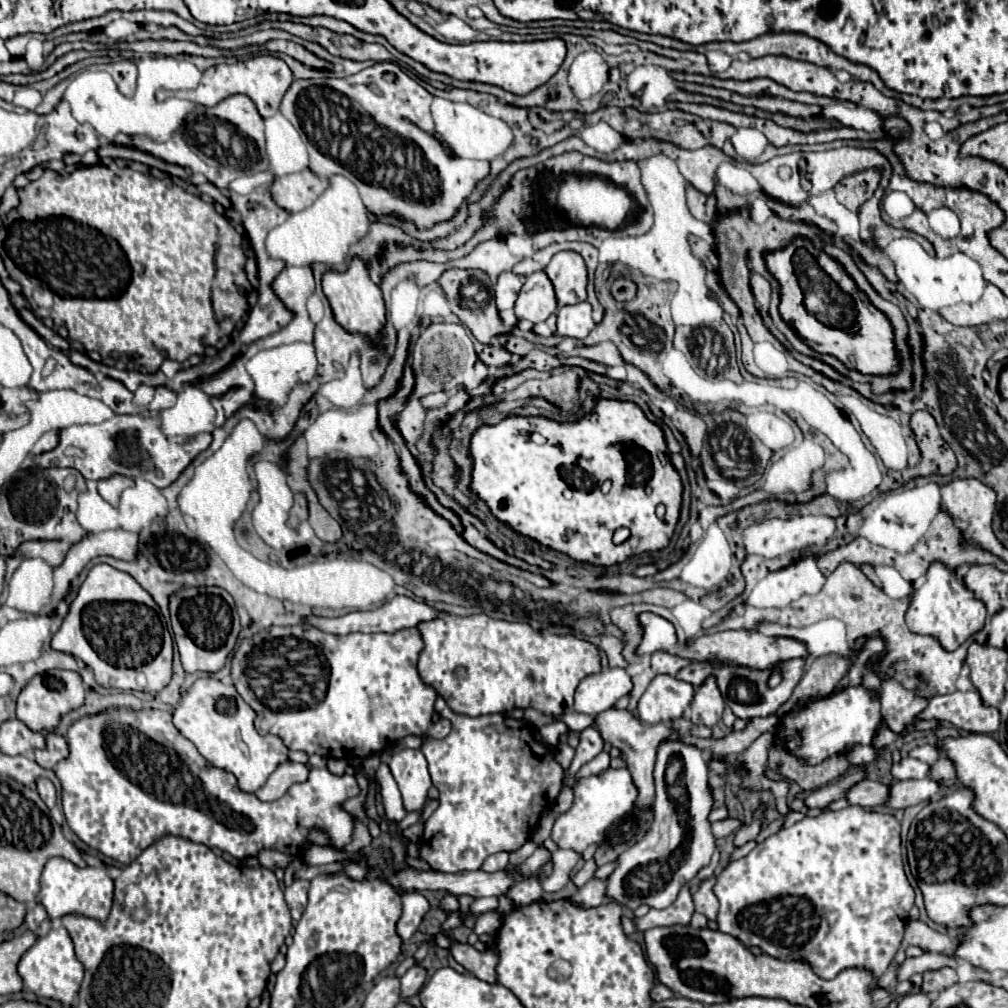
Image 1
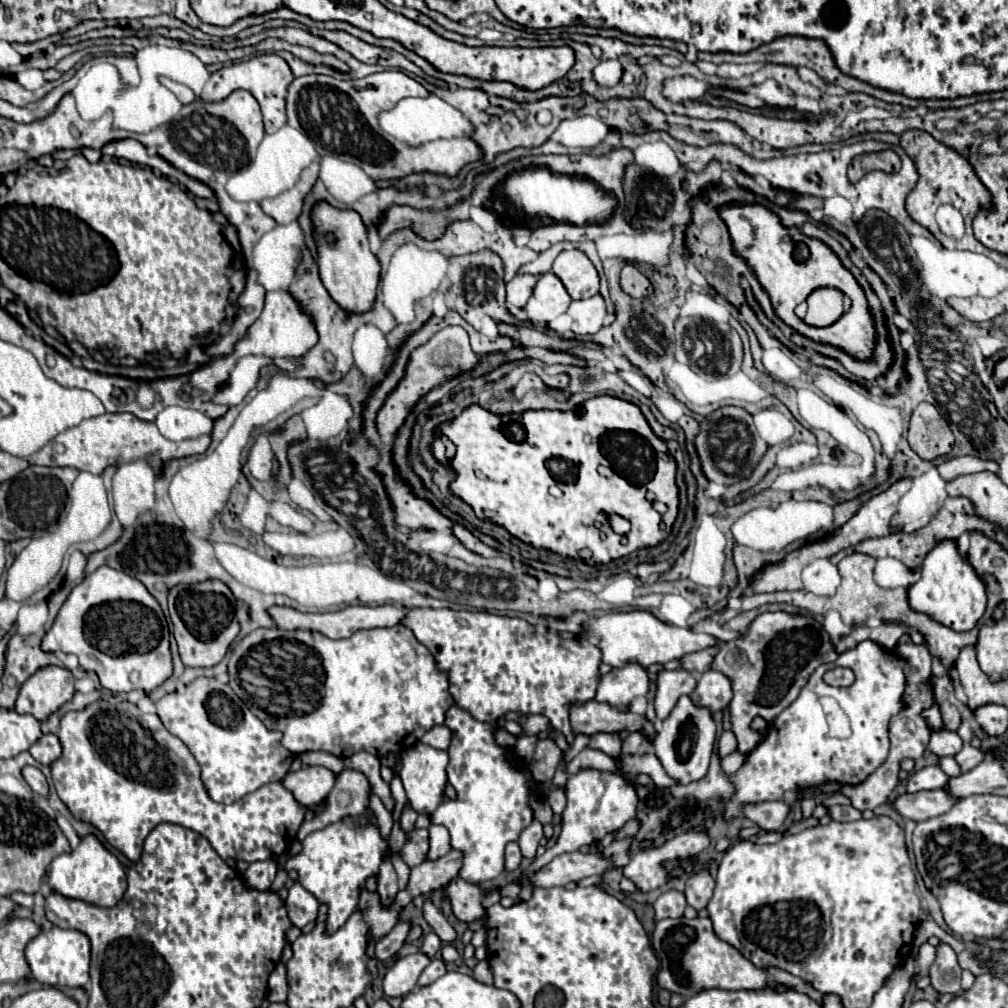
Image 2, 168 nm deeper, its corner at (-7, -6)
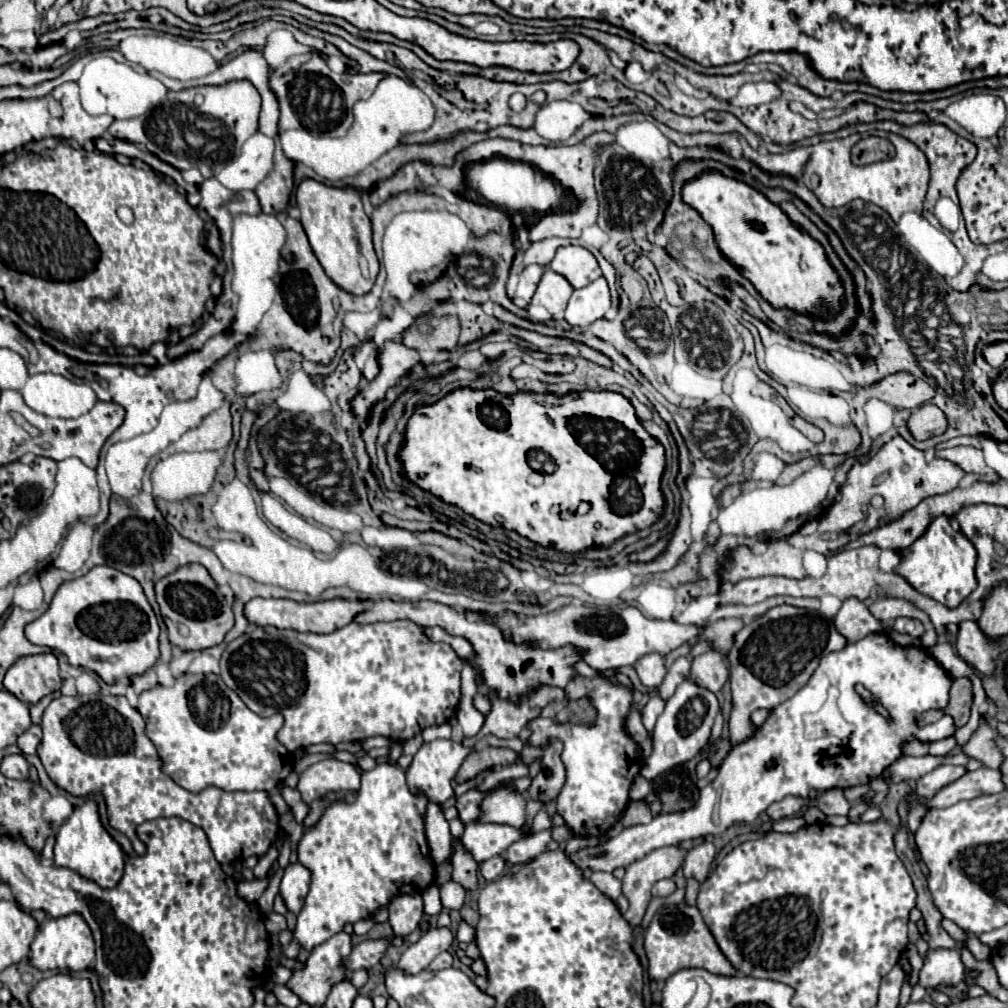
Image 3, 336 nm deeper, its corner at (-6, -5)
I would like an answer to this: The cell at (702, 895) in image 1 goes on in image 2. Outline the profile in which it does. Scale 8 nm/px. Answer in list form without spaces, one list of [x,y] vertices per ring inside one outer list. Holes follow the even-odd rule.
[[[707,869],[697,871],[687,879],[687,887],[685,887],[687,903],[697,911],[705,909],[709,903],[709,897],[713,897],[713,887],[715,887],[715,879],[709,875],[709,871]]]

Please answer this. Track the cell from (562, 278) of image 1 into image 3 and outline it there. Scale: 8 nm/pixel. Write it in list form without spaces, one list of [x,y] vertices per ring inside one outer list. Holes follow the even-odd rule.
[[[564,246],[556,252],[550,268],[562,274],[574,288],[584,288],[602,276],[594,254],[582,246]]]

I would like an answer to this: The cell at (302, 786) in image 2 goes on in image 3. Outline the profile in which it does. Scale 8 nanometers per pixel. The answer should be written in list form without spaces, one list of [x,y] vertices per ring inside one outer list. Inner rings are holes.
[[[328,758],[312,764],[300,774],[300,782],[298,782],[298,790],[304,802],[312,802],[314,798],[332,790],[346,792],[358,788],[360,788],[360,772],[356,770],[356,766],[348,762],[340,762],[336,758]]]

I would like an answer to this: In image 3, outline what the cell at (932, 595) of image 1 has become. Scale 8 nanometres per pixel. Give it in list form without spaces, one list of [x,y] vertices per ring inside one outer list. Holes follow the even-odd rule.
[[[942,514],[928,524],[924,534],[914,544],[910,544],[908,550],[900,552],[900,564],[894,568],[894,572],[904,576],[918,592],[950,608],[956,608],[976,588],[974,566],[976,548],[962,532],[956,532],[950,526],[950,518]]]

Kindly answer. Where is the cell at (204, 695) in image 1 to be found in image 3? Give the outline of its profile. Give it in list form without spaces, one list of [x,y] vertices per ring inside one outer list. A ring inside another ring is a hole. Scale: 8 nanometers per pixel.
[[[216,674],[206,676],[206,684],[192,686],[186,678],[178,678],[170,688],[150,688],[138,696],[136,708],[146,718],[146,732],[156,744],[162,772],[190,792],[206,786],[270,792],[292,772],[292,754],[276,740],[284,718],[258,716]]]

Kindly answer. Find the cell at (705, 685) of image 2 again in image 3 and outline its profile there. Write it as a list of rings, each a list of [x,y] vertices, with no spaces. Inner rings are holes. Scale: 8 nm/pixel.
[[[708,650],[696,658],[692,658],[692,674],[690,680],[718,692],[728,680],[728,666],[724,662],[724,656],[718,650]]]

